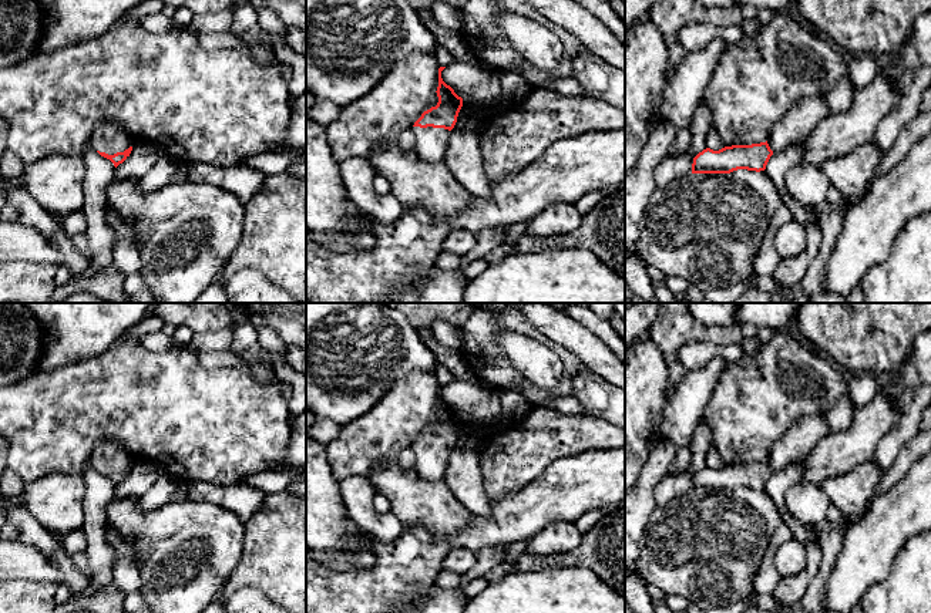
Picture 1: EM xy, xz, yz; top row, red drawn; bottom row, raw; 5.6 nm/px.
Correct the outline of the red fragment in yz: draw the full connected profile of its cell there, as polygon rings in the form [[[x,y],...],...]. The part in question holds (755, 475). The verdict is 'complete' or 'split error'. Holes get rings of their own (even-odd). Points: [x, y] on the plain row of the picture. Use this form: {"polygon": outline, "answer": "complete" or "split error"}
{"polygon": [[[826,415],[797,420],[773,445],[766,461],[703,468],[693,476],[692,492],[730,492],[737,488],[764,489],[770,475],[807,458],[830,432]]], "answer": "split error"}

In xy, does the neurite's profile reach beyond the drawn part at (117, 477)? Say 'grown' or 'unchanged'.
grown

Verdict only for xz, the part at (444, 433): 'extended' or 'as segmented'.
extended

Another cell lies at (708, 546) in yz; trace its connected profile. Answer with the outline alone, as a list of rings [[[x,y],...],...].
[[[737,488],[730,492],[689,492],[682,498],[670,499],[665,506],[655,506],[645,526],[643,536],[639,542],[639,573],[648,586],[655,586],[666,592],[668,595],[683,596],[692,604],[692,607],[699,612],[710,607],[723,607],[740,602],[752,603],[753,599],[750,597],[750,593],[756,575],[764,558],[770,538],[782,522],[782,515],[766,489],[756,491]]]

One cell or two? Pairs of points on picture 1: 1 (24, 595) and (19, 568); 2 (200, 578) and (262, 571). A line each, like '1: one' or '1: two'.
1: two
2: two

